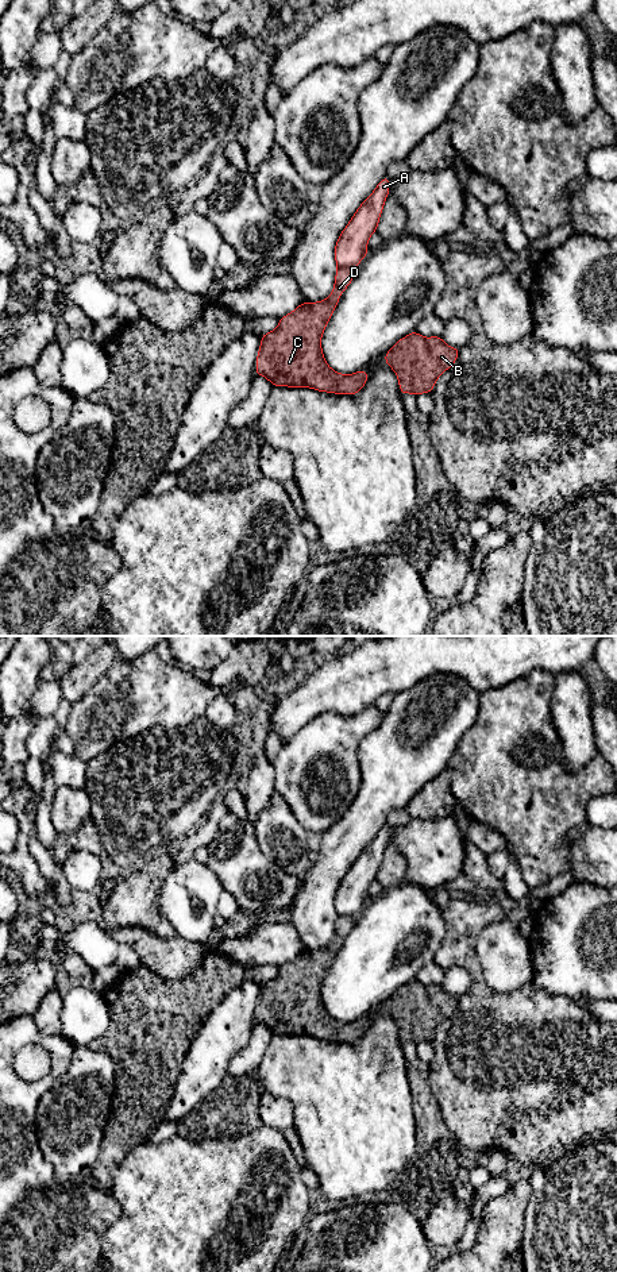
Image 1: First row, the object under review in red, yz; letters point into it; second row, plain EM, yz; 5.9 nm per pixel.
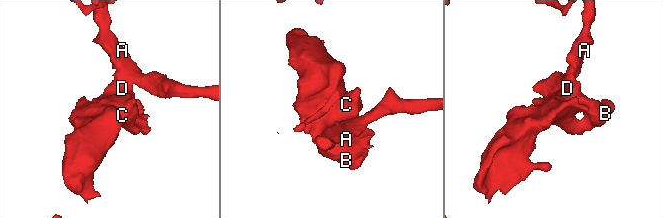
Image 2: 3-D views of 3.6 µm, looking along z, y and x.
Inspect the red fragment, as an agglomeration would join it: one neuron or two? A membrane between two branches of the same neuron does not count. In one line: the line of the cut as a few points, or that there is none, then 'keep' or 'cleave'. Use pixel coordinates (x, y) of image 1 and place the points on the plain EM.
cut yz (338, 914), (350, 917); cleave

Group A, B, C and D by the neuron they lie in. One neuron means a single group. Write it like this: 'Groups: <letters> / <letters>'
Groups: A / B C D

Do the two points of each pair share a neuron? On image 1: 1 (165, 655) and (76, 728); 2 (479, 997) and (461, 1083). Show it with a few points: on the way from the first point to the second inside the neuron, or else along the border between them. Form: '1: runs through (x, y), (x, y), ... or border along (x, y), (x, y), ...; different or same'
1: border along (155, 650), (165, 662), (191, 671); different
2: runs through (479, 1018), (479, 1062); same

